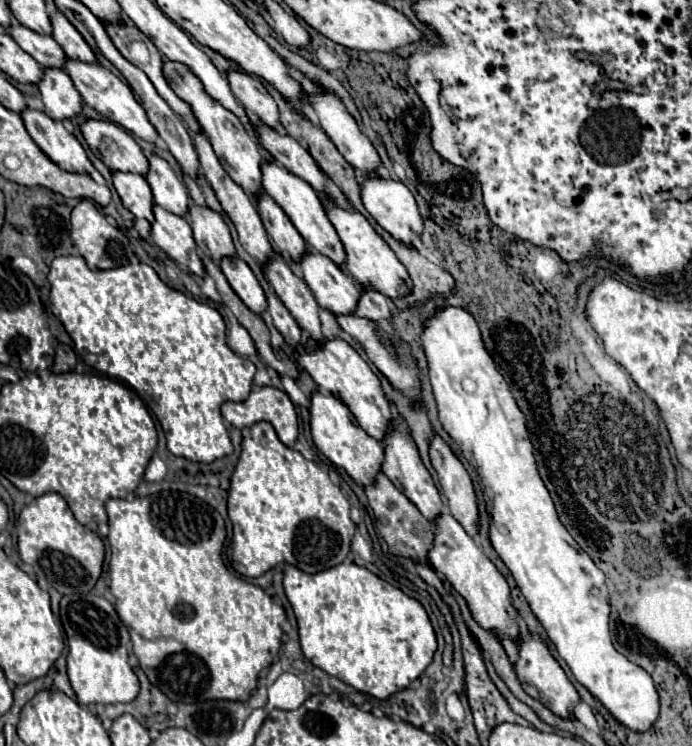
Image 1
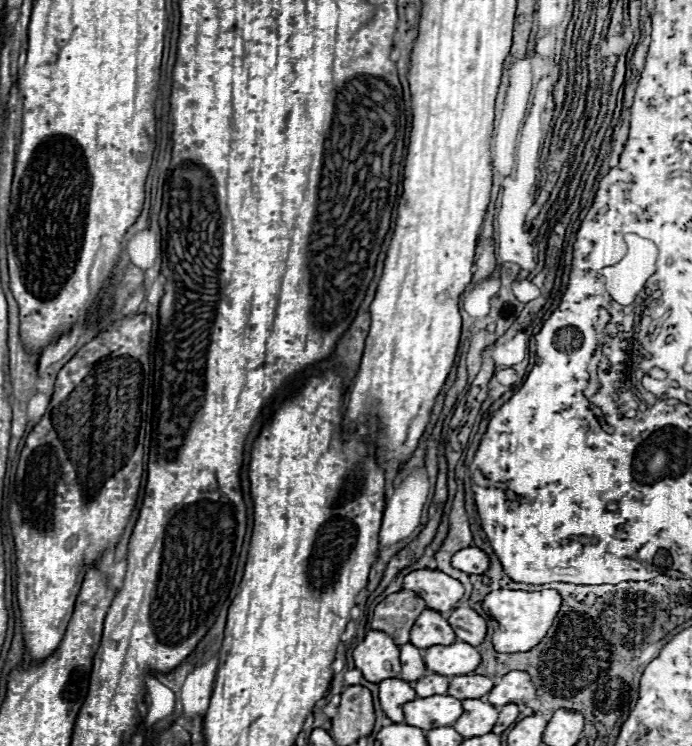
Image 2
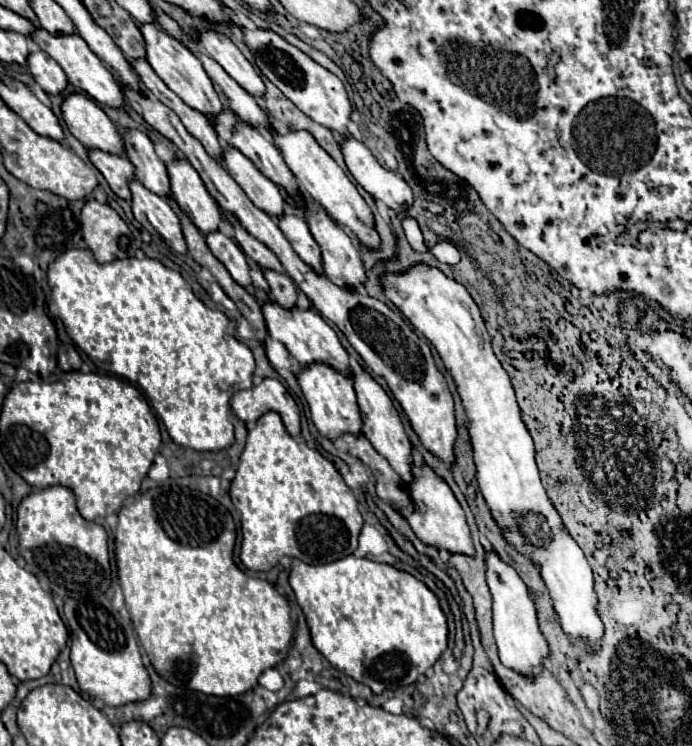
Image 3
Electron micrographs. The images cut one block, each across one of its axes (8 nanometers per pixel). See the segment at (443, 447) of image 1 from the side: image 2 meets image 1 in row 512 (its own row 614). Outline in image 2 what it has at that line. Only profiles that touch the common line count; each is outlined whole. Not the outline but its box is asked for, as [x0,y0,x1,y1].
[448,608,486,646]

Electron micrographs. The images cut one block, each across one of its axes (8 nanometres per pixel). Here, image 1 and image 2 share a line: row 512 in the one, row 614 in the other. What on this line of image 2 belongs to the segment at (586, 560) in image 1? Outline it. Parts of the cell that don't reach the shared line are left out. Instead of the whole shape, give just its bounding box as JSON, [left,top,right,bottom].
[482,588,562,654]

